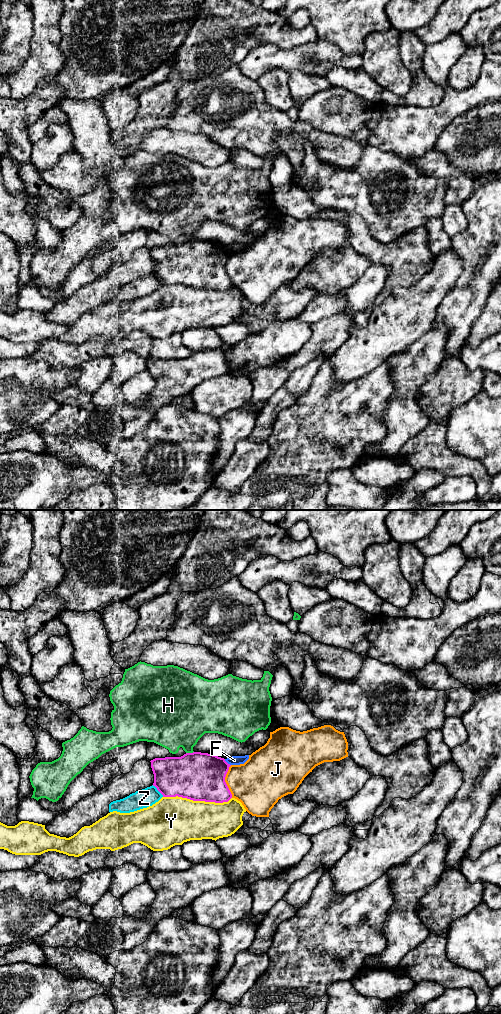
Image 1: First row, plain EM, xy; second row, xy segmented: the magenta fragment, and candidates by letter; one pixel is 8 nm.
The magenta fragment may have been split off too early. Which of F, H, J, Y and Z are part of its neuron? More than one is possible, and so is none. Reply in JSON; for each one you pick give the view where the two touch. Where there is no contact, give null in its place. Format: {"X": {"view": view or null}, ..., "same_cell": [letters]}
{"same_cell": []}

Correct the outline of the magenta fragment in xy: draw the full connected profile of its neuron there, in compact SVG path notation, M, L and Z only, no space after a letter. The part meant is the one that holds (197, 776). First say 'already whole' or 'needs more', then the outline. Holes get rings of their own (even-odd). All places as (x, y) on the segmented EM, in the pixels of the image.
already whole | M193 752L181 757L155 758L150 761L153 786L163 797L182 797L193 801L223 803L232 798L225 782L231 766L224 758Z

